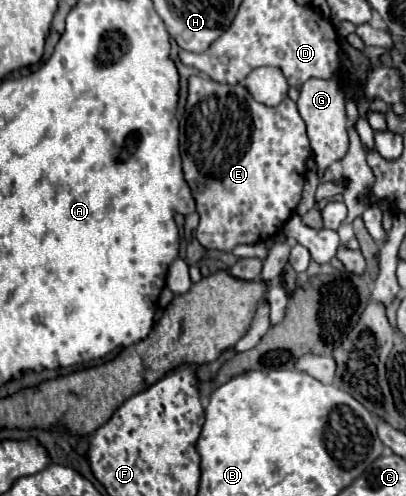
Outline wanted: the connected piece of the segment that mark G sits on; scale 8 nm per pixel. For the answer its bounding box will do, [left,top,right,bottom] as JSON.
[298,79,348,177]

